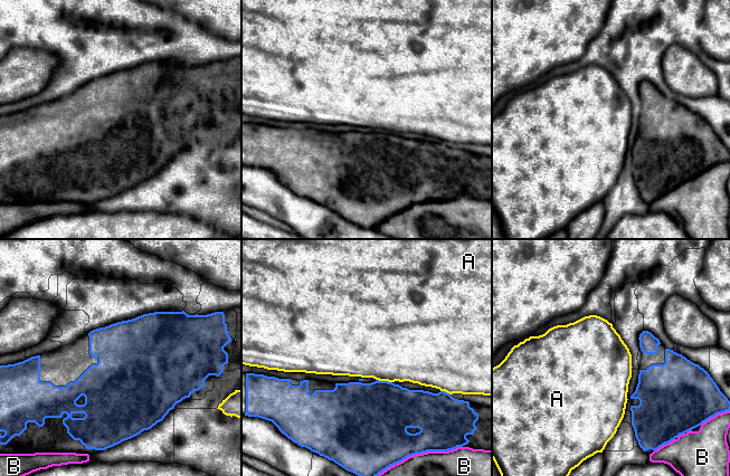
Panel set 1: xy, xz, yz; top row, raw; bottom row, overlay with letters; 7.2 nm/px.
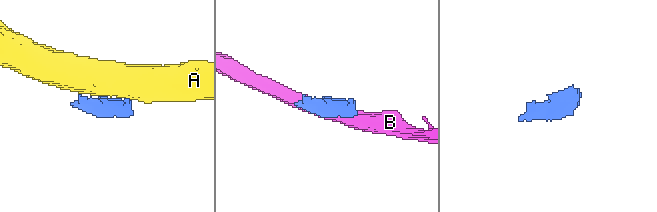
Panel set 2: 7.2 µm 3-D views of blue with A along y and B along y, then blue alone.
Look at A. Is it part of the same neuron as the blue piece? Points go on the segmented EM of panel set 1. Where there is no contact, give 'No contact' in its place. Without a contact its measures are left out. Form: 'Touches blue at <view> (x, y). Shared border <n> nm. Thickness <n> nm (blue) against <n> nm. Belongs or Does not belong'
Touches blue at xz (385, 381). Shared border 110 nm. Thickness 480 nm (blue) against 500 nm. Does not belong

